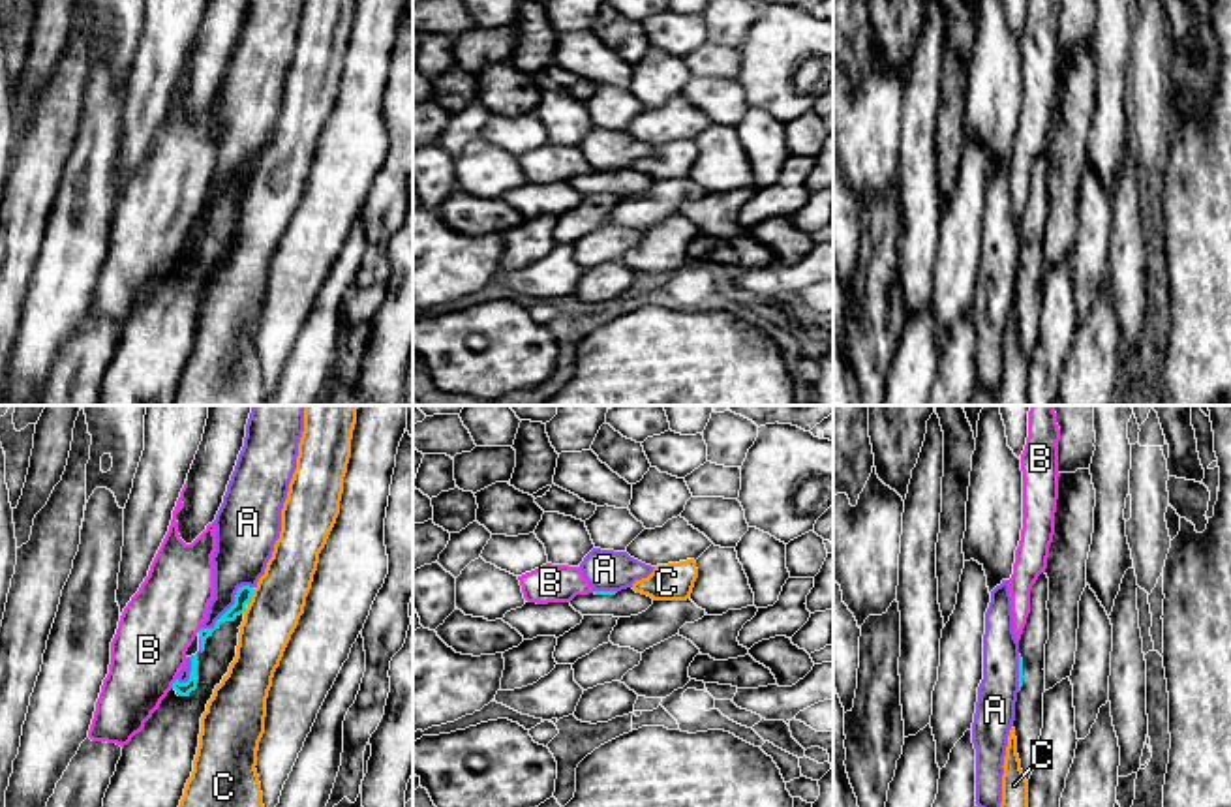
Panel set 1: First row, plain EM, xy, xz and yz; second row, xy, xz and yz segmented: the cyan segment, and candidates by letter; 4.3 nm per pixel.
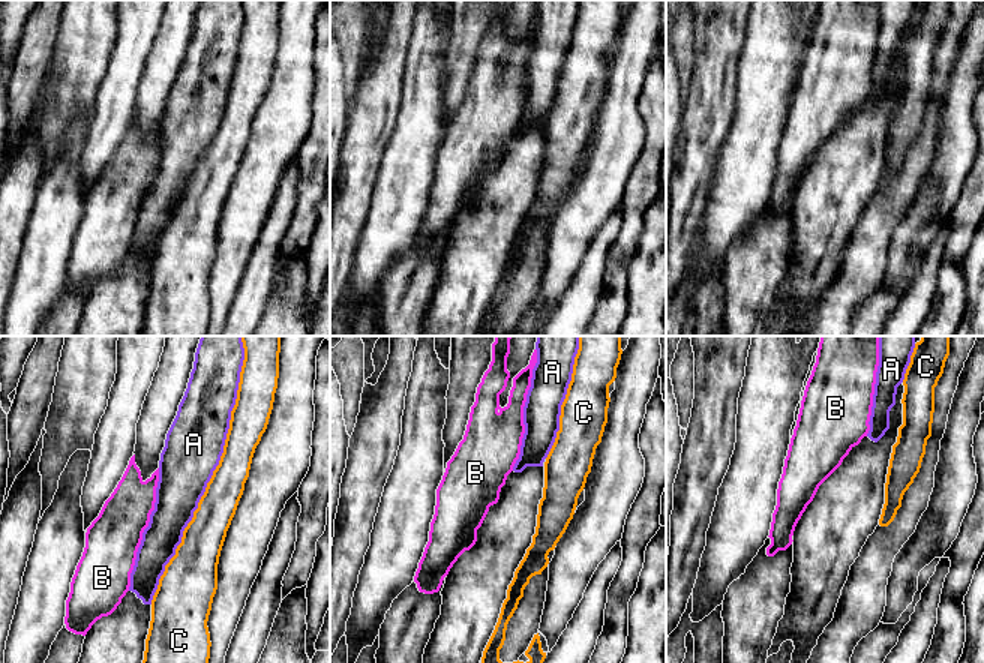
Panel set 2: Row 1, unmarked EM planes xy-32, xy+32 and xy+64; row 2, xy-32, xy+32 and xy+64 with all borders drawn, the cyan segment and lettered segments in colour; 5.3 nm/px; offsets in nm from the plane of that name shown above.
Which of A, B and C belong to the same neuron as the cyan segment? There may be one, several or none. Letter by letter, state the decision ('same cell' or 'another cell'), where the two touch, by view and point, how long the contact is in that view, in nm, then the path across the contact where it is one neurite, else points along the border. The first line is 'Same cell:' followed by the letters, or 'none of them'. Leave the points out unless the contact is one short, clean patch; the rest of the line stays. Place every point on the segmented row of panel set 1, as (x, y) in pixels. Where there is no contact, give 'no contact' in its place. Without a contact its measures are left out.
Same cell: none of them
A: another cell; meets cyan in xy at (231, 607); contact 300 nm long
B: another cell; meets cyan in xy at (173, 684); contact 50 nm long; border along xy (177, 680), (171, 687)
C: another cell; meets cyan in xy at (250, 597); contact 80 nm long; border along xy (254, 590), (248, 605)

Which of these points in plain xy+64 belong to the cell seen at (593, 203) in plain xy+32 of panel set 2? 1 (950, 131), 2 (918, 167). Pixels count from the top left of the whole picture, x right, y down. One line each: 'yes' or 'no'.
1: yes
2: no

